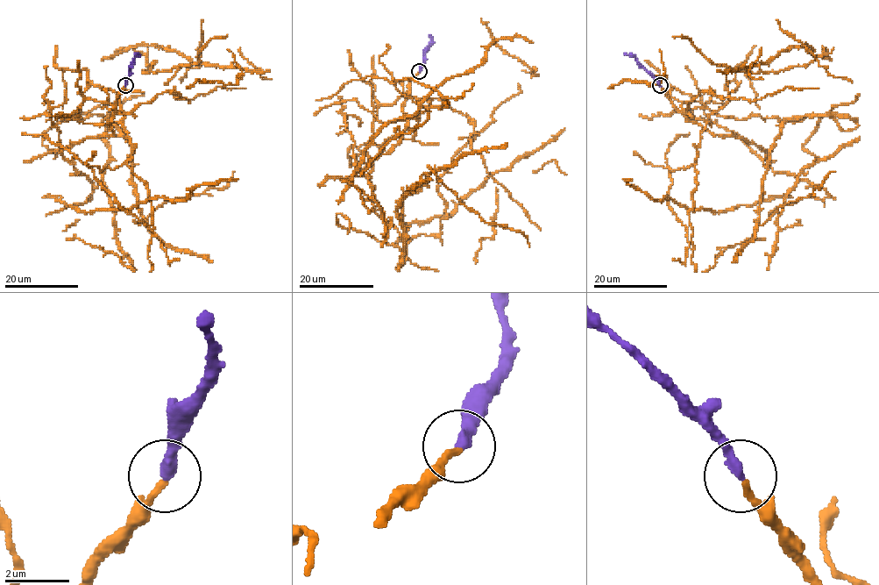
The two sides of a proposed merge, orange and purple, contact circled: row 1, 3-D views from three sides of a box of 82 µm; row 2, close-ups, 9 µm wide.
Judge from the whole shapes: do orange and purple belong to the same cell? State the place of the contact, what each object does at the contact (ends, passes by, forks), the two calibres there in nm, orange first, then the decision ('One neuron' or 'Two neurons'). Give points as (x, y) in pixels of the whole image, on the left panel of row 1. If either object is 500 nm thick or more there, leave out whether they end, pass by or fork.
Place: (125, 85). At the ring orange ends. At the ring purple ends. Thickness 200 nm (orange) against 340 nm. One neuron

